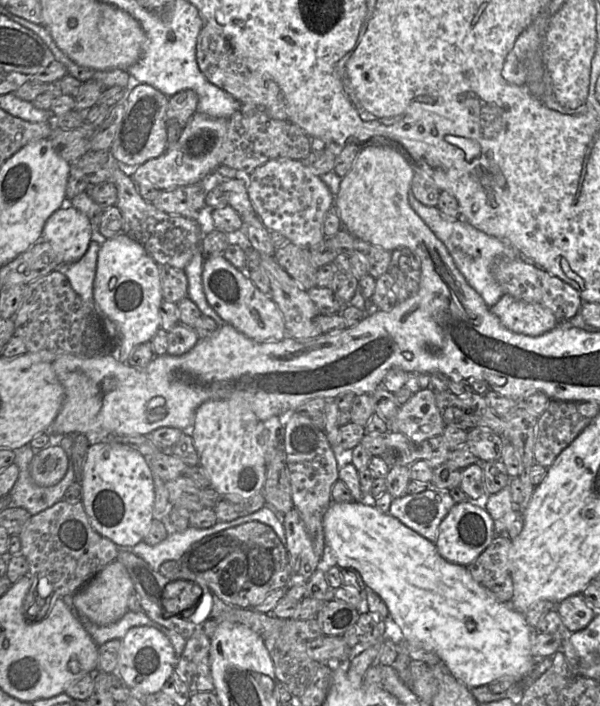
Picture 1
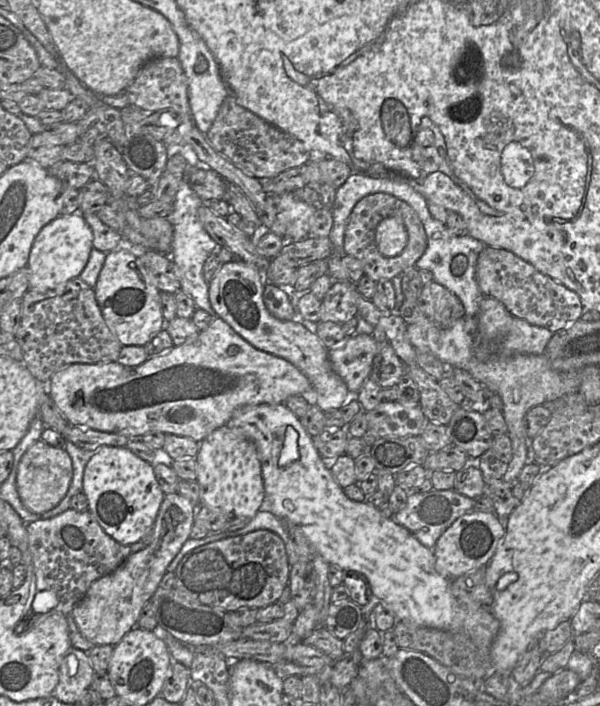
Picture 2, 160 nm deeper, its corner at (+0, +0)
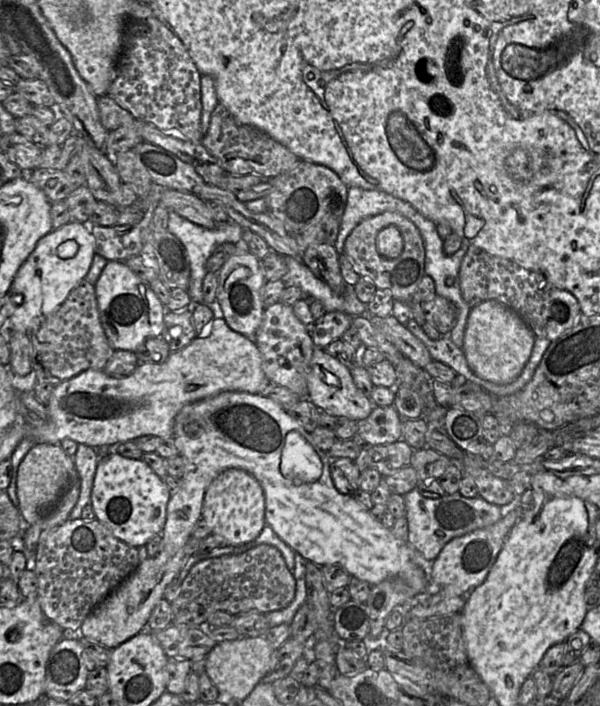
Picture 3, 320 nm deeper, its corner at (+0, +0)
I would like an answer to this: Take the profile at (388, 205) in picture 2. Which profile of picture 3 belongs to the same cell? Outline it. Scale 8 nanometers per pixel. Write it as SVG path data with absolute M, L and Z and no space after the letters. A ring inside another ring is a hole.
M386 211L363 219L347 237L343 253L360 276L371 279L378 289L388 289L394 300L409 303L426 274L425 246L421 233L411 220L398 212ZM390 225L399 228L404 240L402 253L394 259L383 257L376 247L377 234Z

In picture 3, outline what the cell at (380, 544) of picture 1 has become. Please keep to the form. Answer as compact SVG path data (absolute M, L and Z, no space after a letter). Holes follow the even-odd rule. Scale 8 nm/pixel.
M226 391L202 400L189 403L185 405L177 414L175 418L172 437L174 438L175 445L179 451L179 455L182 457L185 463L185 472L184 476L180 480L181 482L176 492L171 492L171 497L167 504L165 526L161 533L162 550L156 557L147 558L145 561L141 562L136 568L136 570L131 575L129 575L118 587L116 587L105 599L103 599L85 618L80 627L80 632L82 636L87 638L88 640L95 641L108 649L114 649L125 641L132 638L133 636L142 632L146 628L146 624L151 612L153 611L159 600L163 598L165 588L174 578L177 577L177 574L182 567L182 561L185 557L184 546L189 537L191 537L196 522L201 518L203 499L206 490L220 473L232 468L246 471L259 482L264 492L266 524L269 525L275 532L275 534L293 551L295 551L295 553L302 555L308 562L312 562L319 567L332 564L339 565L350 576L366 581L371 586L390 578L397 579L399 582L404 583L407 588L412 593L414 593L415 600L419 596L424 595L426 591L430 591L431 589L433 589L430 584L427 571L422 569L412 561L412 554L416 551L409 545L407 541L397 539L390 529L384 527L379 520L375 519L372 516L369 509L358 503L351 495L342 494L335 488L329 468L331 459L328 457L327 453L322 451L317 446L313 437L311 436L311 433L305 431L296 419L291 417L285 409L283 409L279 404L277 404L270 398L264 397L260 394ZM191 423L197 425L197 432L195 434L187 434L185 432L185 427Z

